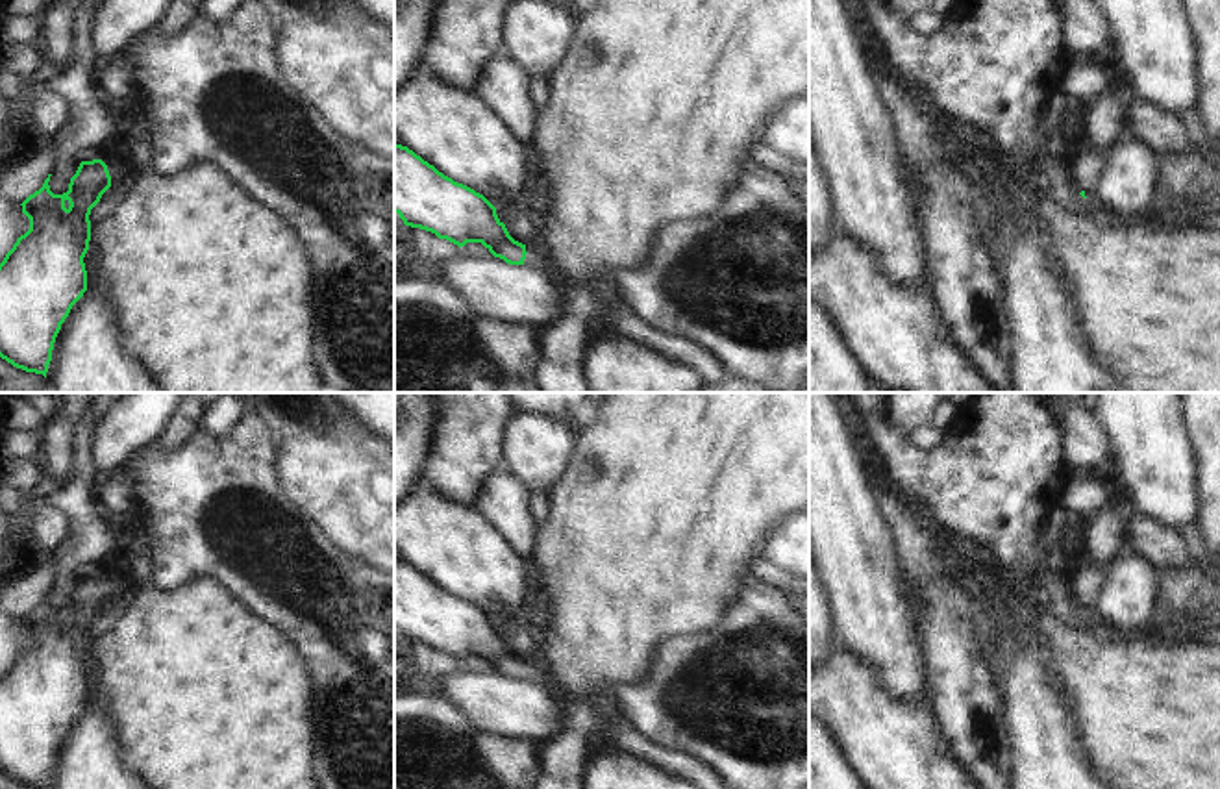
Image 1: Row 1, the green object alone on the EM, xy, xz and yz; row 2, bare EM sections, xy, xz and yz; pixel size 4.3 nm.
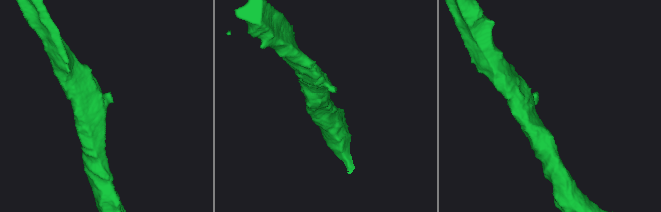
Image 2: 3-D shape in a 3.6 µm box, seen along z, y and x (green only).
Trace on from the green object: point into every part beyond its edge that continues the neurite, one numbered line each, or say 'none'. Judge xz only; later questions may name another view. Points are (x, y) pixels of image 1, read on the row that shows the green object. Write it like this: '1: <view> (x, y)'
1: xz (535, 258)

